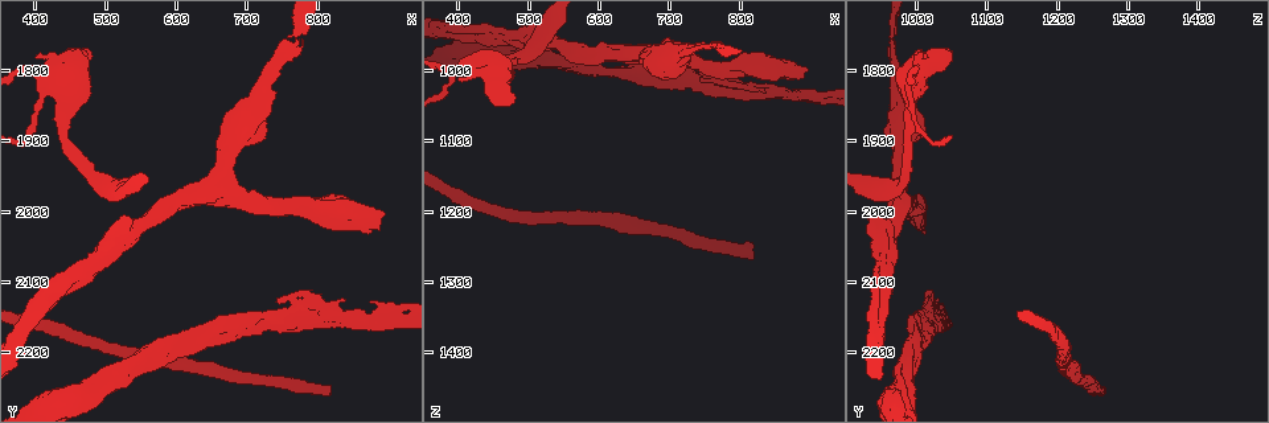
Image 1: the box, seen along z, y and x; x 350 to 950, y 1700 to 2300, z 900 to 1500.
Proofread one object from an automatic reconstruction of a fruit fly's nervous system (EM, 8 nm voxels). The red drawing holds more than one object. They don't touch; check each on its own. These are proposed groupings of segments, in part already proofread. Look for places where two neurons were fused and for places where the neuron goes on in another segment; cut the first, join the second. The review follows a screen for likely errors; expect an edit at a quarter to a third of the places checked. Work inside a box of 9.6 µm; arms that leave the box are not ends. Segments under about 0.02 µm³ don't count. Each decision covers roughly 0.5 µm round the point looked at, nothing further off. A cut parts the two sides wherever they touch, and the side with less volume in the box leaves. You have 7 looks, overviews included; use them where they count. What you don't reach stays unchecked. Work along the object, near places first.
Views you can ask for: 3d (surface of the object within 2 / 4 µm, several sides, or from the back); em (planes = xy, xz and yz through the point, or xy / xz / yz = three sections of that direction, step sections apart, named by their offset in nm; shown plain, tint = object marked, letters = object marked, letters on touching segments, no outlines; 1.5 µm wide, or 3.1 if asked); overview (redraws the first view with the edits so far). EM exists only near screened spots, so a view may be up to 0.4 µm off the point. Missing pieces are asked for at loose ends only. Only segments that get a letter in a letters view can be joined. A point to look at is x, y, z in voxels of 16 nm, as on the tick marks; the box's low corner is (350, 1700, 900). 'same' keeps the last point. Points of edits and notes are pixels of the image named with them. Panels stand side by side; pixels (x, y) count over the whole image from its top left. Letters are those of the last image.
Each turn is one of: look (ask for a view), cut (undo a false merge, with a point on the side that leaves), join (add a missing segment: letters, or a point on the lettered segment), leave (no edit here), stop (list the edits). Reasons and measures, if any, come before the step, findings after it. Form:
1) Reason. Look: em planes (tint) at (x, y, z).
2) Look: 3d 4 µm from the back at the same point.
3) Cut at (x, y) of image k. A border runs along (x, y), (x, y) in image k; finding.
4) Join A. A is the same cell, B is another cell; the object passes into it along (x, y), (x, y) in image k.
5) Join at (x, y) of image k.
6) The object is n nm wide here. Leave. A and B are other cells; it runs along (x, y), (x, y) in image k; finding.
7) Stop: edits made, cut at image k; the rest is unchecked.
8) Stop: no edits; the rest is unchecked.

An open end. Look: em xz step 4 (letters) at (785, 2165, 1035).

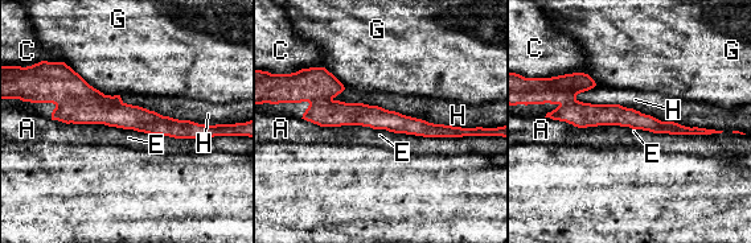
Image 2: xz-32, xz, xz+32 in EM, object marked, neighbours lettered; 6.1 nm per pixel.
Look: em planes (letters) at the same point.

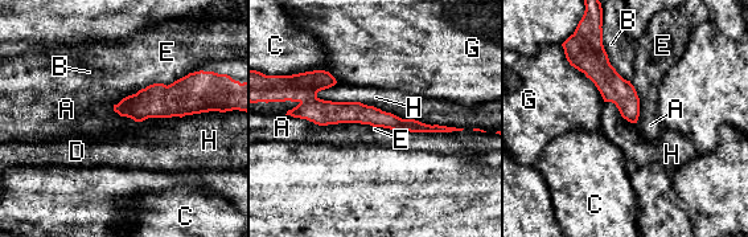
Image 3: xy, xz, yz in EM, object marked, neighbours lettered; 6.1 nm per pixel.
The longest contact is with A, 550 nm. Leave. A, B, C, D, E, G and H are other cells; a border runs along (316, 93), (381, 110) in image 3; no lettered segment goes on from it.

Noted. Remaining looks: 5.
Thick end. Look: em xz step 8 (tint) at (885, 2030, 1005).

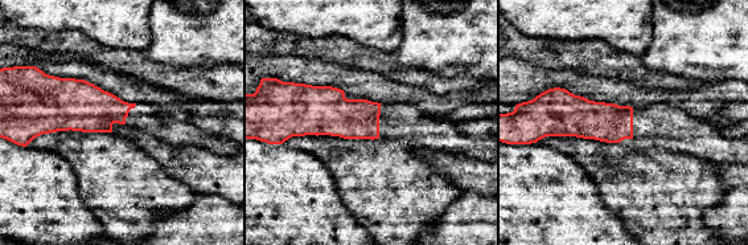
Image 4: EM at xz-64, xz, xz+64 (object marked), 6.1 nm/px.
Look: em planes (letters) at the same point.

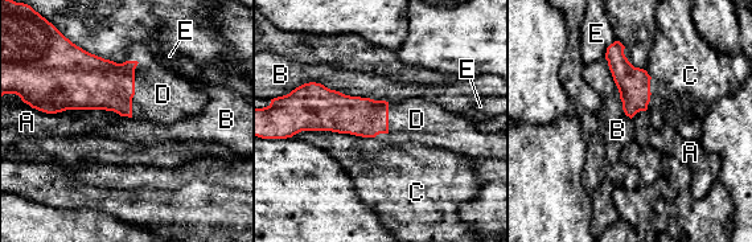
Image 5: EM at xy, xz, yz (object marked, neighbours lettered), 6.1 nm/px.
Join D. D is the same cell, A, B, C and E are other cells; the neuron continues.

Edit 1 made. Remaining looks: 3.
Arms part here. Look: em xy step 8 (tint) at (660, 1955, 975).

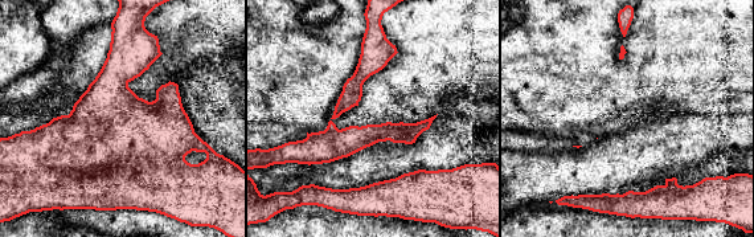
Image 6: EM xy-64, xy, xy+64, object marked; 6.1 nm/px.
Cut it another way. Look: em planes (letters) at the same point.

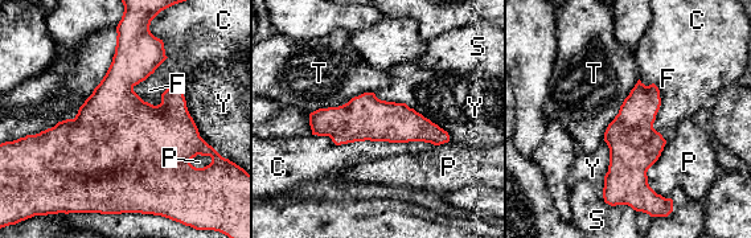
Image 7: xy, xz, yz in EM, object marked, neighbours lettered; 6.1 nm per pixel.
Leave. C, F, P, S, T and Y are other cells; it runs along (312, 117), (395, 122), (446, 138) in image 7; one neuron here.

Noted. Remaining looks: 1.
Stop: edits made, join at image 5; the rest is unchecked.

